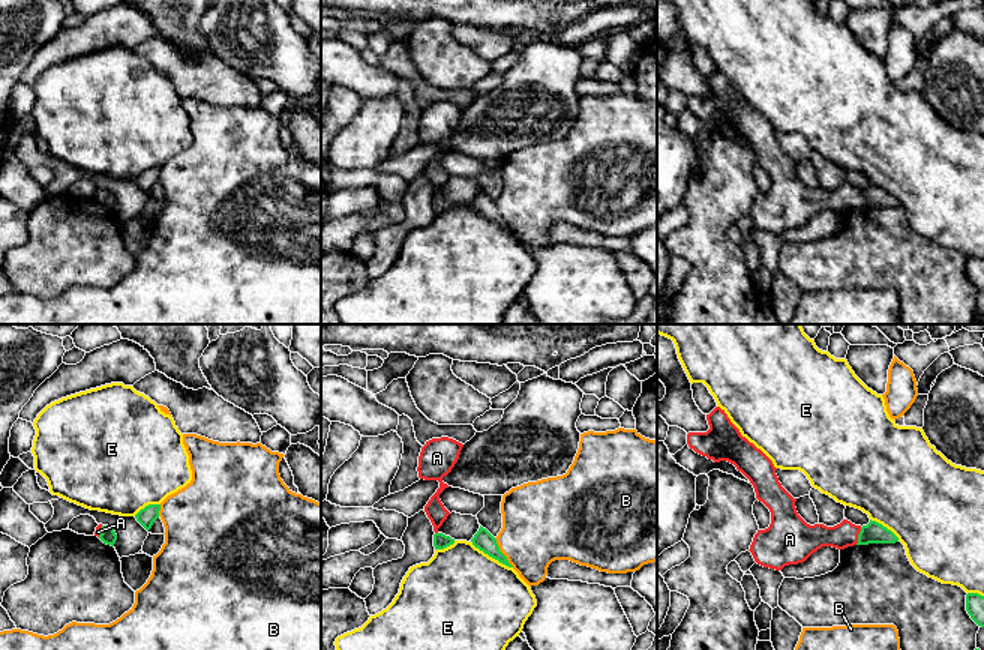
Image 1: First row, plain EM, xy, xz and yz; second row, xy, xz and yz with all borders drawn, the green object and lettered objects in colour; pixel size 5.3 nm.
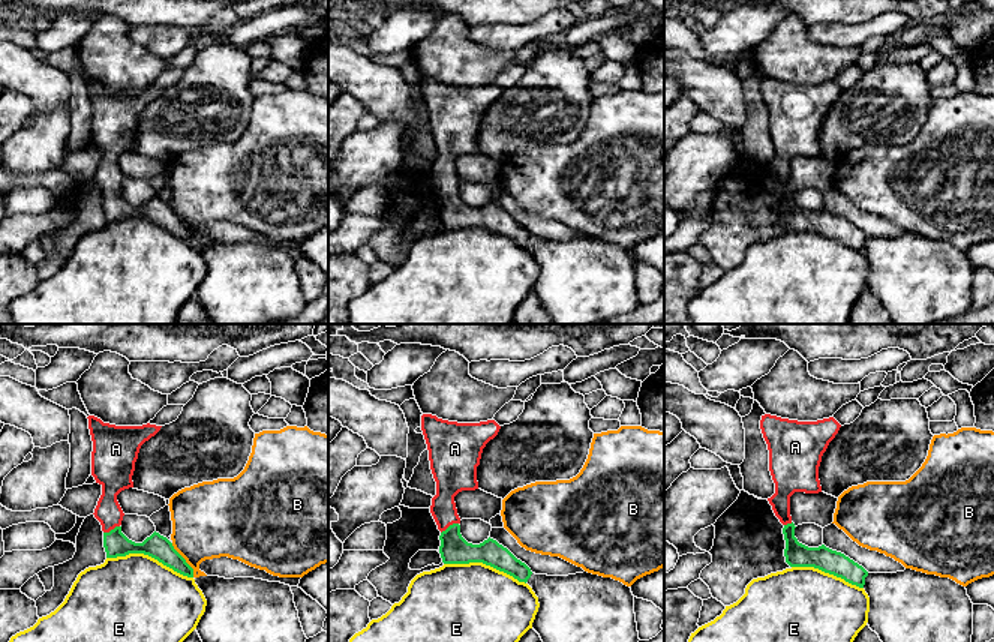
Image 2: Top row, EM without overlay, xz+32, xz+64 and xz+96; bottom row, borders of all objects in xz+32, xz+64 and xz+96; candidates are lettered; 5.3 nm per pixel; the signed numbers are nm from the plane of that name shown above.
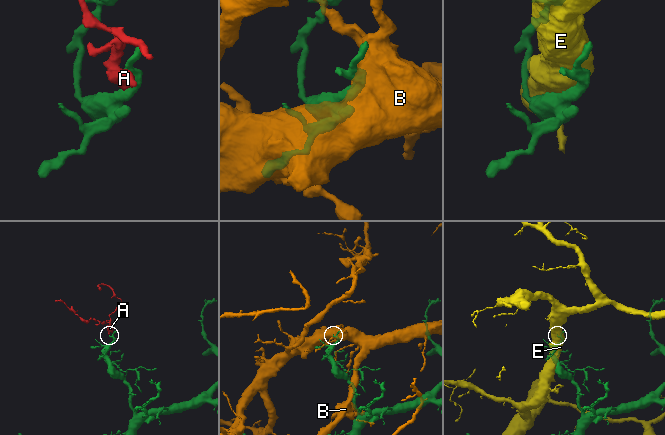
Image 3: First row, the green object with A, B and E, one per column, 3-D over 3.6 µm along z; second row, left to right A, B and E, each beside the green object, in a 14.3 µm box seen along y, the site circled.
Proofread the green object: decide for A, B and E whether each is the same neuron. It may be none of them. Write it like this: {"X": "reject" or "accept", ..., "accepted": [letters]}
{"A": "accept", "B": "reject", "E": "reject", "accepted": ["A"]}

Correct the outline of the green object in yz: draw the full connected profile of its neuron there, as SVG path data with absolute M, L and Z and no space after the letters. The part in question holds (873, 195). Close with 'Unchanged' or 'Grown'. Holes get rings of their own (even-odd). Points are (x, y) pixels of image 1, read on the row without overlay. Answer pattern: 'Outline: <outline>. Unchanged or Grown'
Outline: M716 71L706 78L706 84L706 96L687 98L688 111L714 126L734 128L753 149L756 162L771 176L770 191L758 194L748 213L758 228L782 234L806 225L822 210L844 213L854 209L898 206L891 194L872 183L862 191L848 183L834 191L807 188L796 176L796 162L778 146L772 125L741 99L724 74Z. Grown

